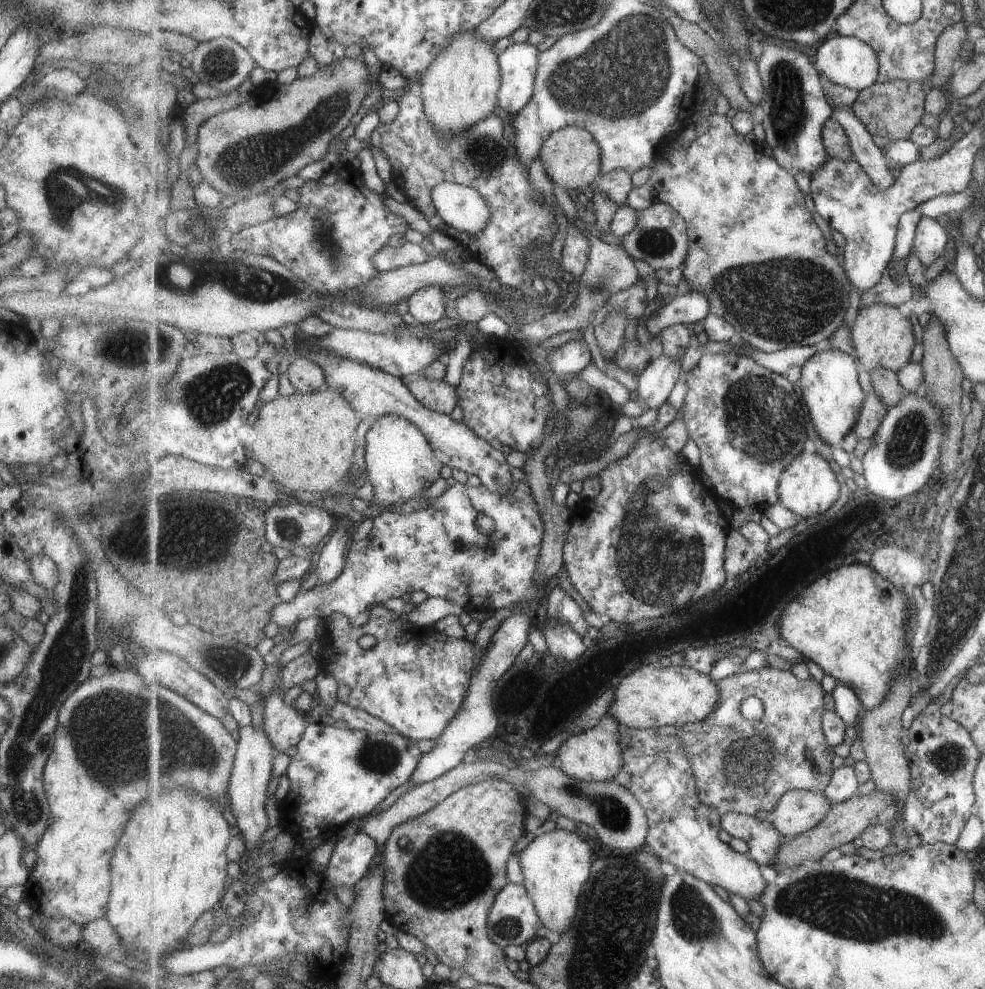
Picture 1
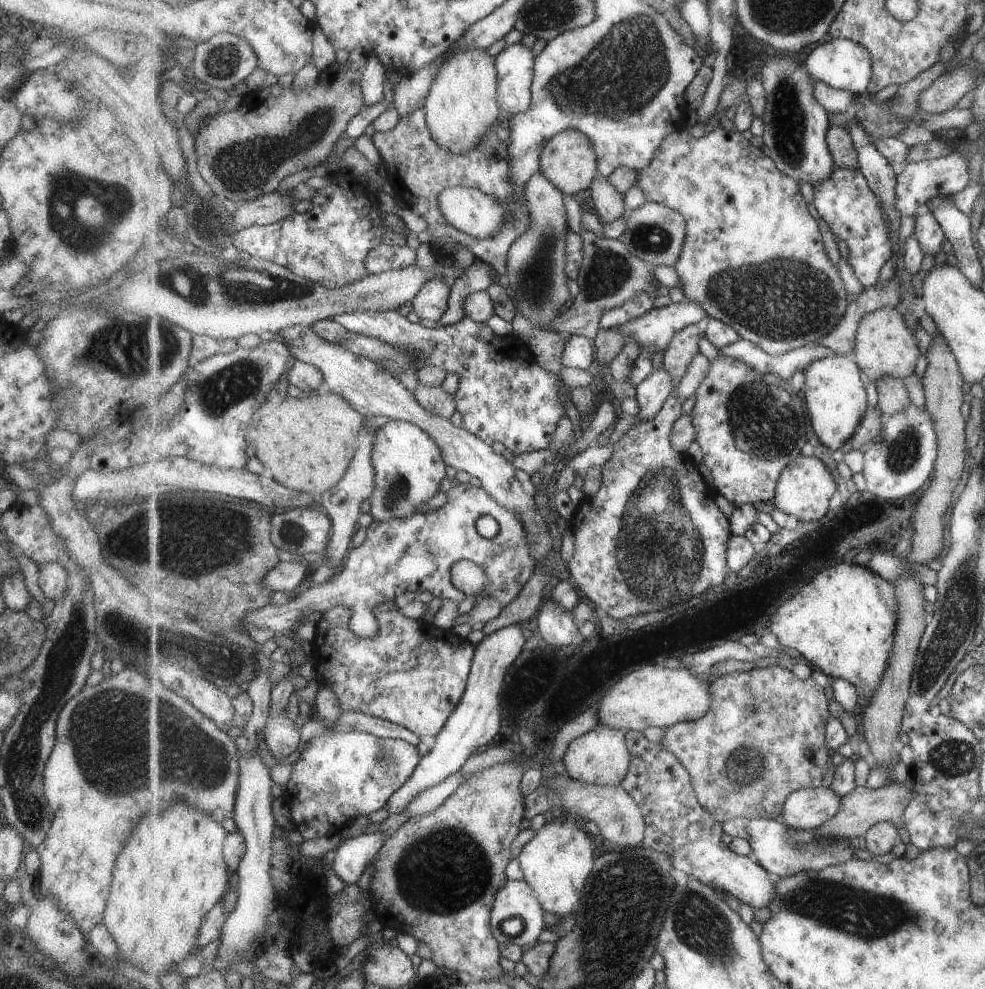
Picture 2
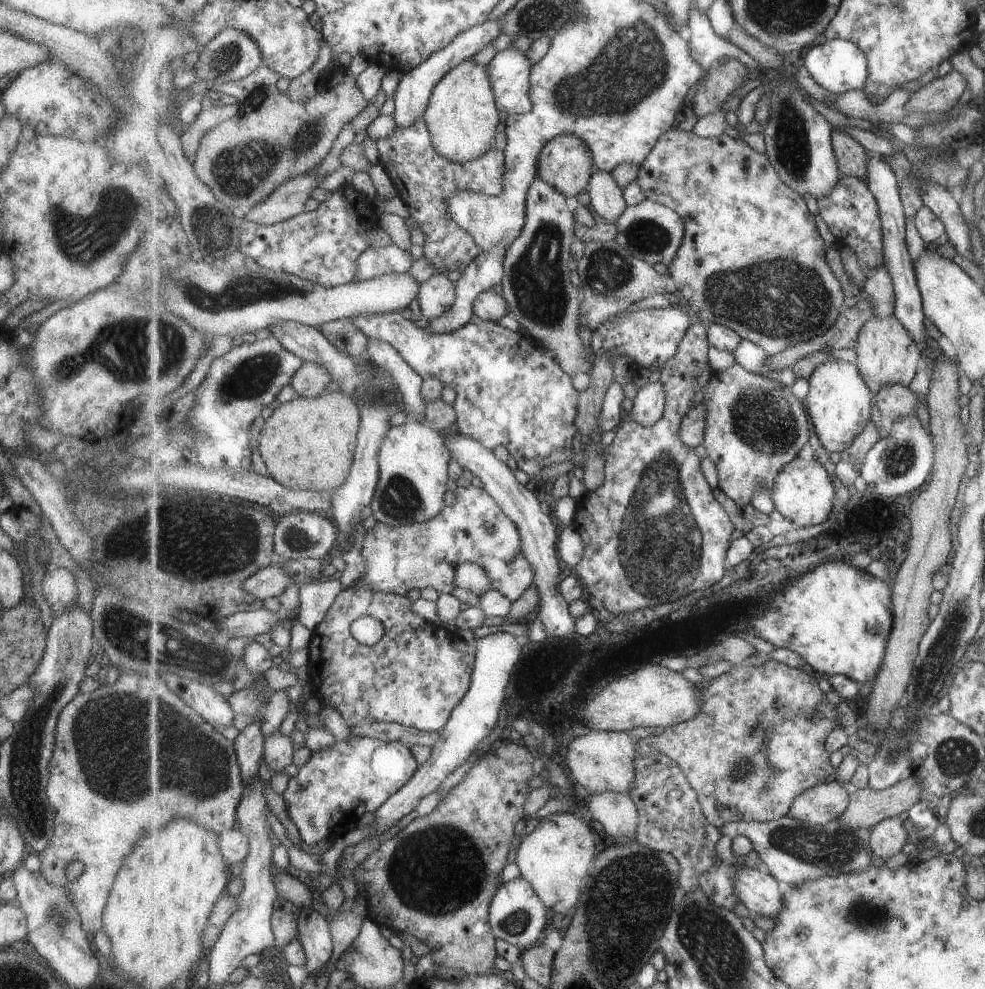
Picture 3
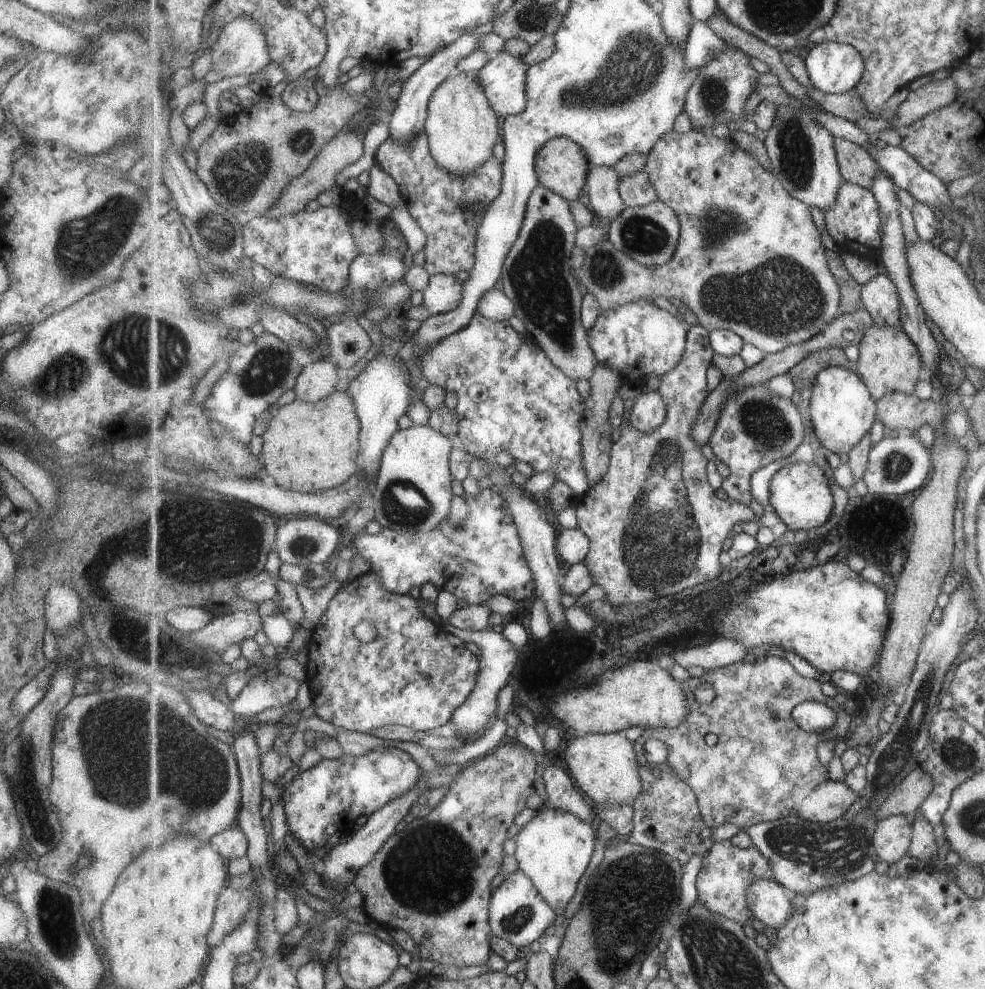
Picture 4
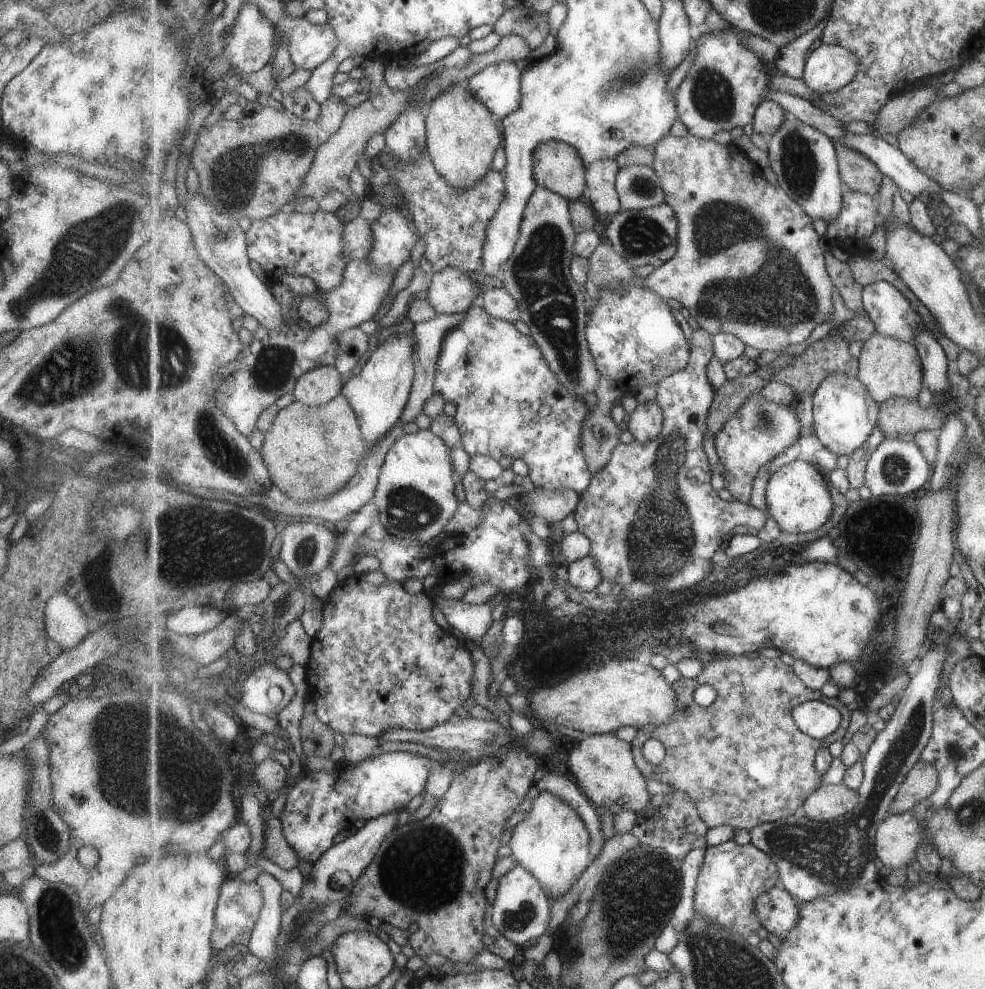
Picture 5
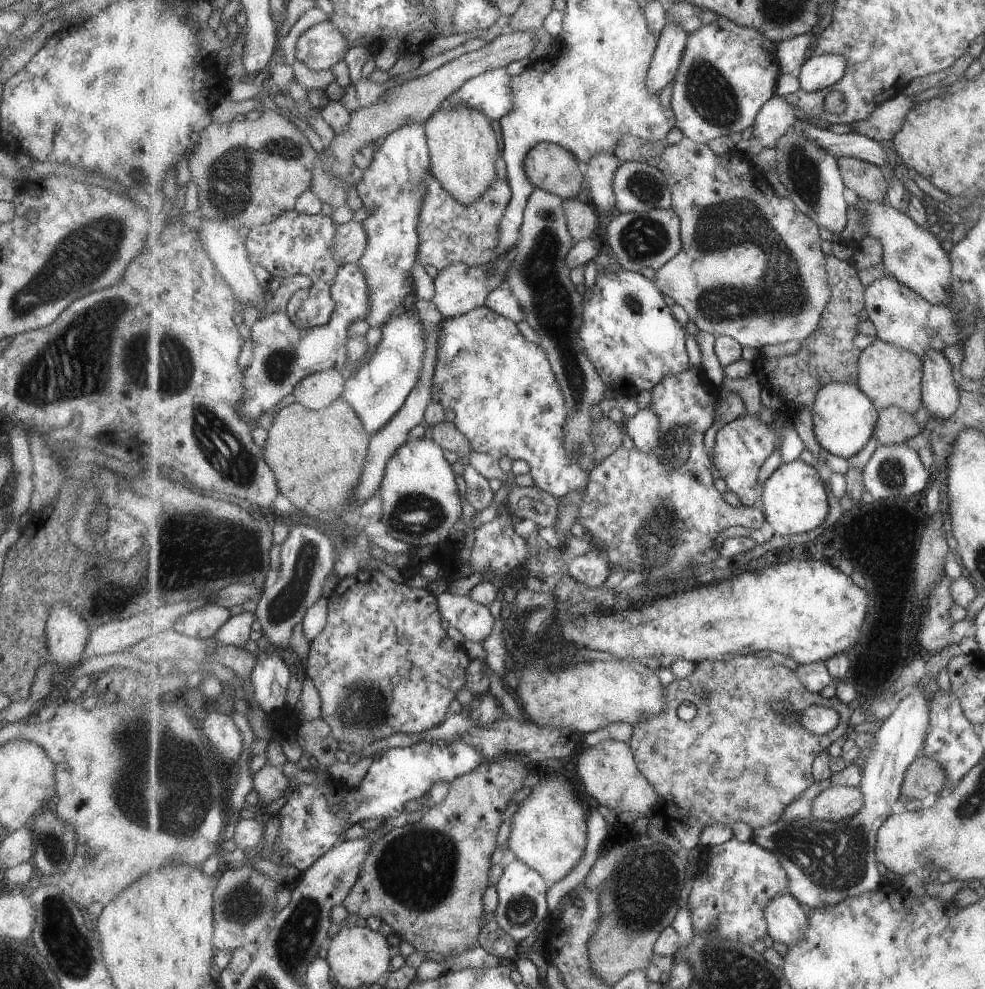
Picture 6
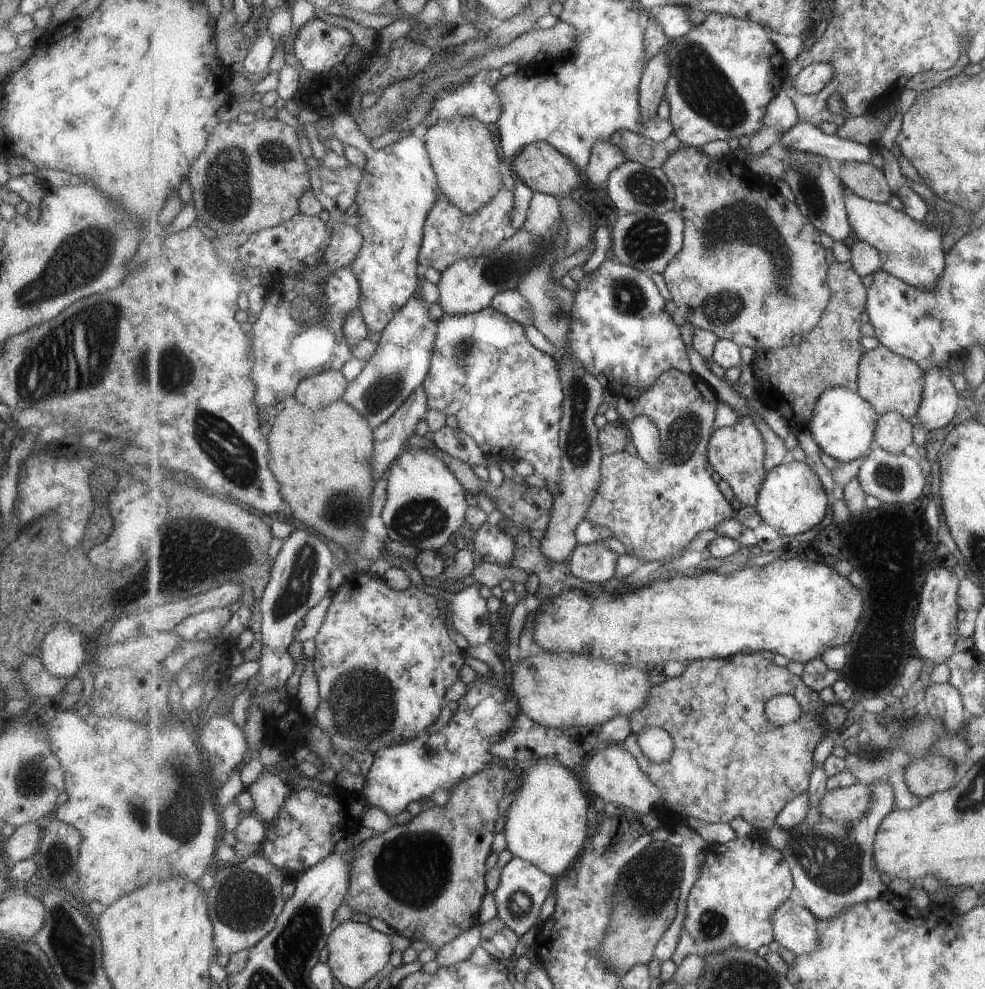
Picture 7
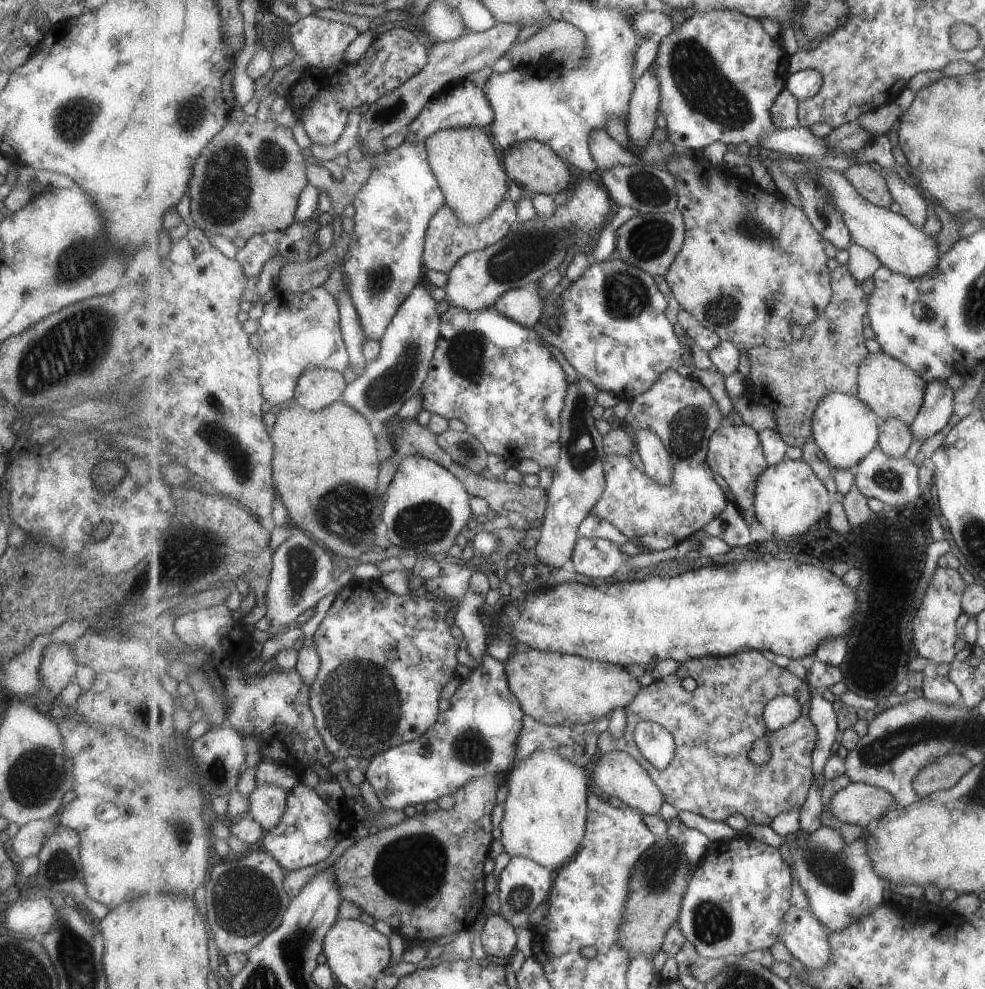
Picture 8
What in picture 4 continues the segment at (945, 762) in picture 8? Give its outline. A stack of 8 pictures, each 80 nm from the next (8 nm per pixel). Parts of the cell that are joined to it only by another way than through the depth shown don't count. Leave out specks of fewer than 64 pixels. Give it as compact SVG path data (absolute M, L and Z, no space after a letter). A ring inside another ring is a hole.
M918 766L907 778L903 779L901 784L897 785L897 790L883 801L878 810L880 822L893 815L912 818L934 788L932 774Z

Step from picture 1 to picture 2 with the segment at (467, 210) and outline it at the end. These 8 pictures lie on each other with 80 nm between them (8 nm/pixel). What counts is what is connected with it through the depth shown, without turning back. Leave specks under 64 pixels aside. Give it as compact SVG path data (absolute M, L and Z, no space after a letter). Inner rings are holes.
M449 187L438 199L449 224L478 239L493 237L506 221L503 204L473 187Z

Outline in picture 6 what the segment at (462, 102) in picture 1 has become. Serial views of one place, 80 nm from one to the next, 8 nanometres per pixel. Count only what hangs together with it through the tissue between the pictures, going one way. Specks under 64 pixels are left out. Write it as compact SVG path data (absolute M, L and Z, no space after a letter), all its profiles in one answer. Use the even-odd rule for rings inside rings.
M443 104L426 123L432 165L430 170L439 182L459 202L470 205L477 202L497 178L497 160L502 156L499 138L493 130L493 124L485 113L461 105L453 109Z

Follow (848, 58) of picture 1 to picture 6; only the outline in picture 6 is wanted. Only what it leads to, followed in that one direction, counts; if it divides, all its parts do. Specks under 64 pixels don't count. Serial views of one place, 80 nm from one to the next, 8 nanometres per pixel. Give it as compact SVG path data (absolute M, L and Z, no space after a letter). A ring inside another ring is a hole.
M826 54L811 56L797 75L800 78L801 90L814 93L833 86L848 72L848 60L843 55Z

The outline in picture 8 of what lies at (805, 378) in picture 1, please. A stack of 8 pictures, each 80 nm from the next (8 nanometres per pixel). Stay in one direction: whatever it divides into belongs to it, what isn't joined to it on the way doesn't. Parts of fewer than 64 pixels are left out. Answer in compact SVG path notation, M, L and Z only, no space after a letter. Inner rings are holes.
M831 393L820 402L813 419L813 438L827 460L837 469L855 469L873 449L880 437L881 418L858 396Z

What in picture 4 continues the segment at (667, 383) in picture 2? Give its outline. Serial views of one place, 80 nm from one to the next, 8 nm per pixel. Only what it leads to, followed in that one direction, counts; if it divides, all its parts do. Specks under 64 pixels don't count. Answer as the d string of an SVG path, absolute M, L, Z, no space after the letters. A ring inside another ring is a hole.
M659 390L641 393L630 411L630 424L637 430L651 434L668 417L668 405Z

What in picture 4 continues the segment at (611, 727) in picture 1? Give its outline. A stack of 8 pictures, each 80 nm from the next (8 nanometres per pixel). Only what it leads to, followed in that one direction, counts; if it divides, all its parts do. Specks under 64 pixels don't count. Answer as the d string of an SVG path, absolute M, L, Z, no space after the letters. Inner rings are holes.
M588 733L575 739L566 751L566 764L578 785L596 806L631 805L643 792L641 764L634 742L621 733Z

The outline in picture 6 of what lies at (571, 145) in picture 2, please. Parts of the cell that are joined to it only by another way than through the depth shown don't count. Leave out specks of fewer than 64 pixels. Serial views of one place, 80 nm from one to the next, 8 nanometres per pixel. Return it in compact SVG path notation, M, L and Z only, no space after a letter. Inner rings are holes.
M549 141L534 146L524 162L535 188L551 191L562 199L575 199L586 180L585 169L569 149Z

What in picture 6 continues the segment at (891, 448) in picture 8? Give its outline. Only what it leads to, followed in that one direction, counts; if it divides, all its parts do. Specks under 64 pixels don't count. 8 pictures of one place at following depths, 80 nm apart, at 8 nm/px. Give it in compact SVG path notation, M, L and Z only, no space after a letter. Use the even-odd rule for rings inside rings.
M891 405L880 411L880 420L877 421L874 436L878 444L902 445L923 431L913 413L899 405Z

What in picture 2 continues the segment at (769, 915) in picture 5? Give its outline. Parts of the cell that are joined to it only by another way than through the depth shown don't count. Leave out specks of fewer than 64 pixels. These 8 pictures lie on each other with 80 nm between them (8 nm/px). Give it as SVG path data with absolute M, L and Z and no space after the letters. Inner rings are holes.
M628 731L627 737L632 761L622 785L629 794L633 795L644 814L646 822L645 844L653 850L668 854L672 858L674 868L682 870L686 874L692 874L704 883L715 883L718 887L723 887L729 894L753 910L769 909L772 900L776 897L776 883L771 882L770 872L761 864L755 864L748 857L733 852L729 845L723 844L721 836L723 836L724 824L718 823L700 803L696 787L692 783L692 774L688 771L687 766L675 753L665 749L661 743L647 740L643 731Z

